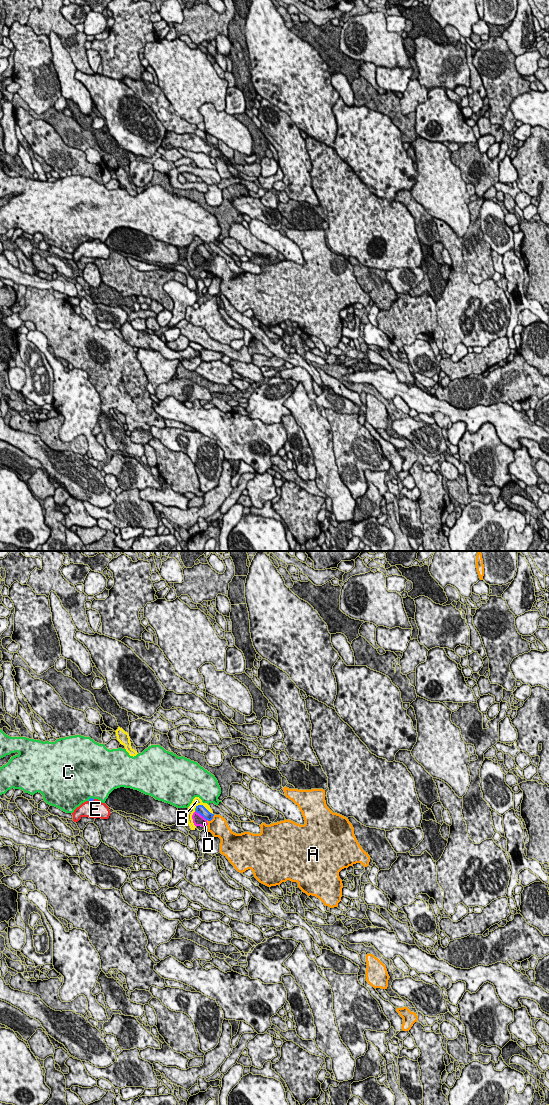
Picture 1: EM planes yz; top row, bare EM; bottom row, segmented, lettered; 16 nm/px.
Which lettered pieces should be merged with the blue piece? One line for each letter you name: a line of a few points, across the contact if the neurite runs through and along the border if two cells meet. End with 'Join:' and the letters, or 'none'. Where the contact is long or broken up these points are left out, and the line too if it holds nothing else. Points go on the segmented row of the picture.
Join: none

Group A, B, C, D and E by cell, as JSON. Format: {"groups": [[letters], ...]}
{"groups": [["A"], ["B"], ["C"], ["D"], ["E"]]}

